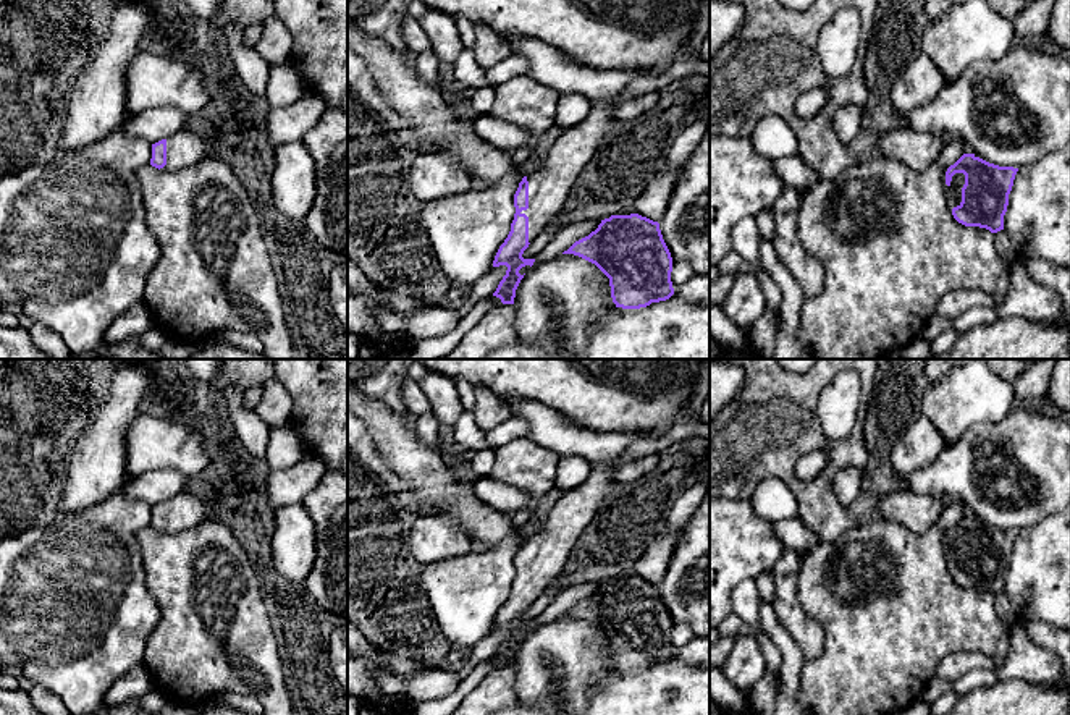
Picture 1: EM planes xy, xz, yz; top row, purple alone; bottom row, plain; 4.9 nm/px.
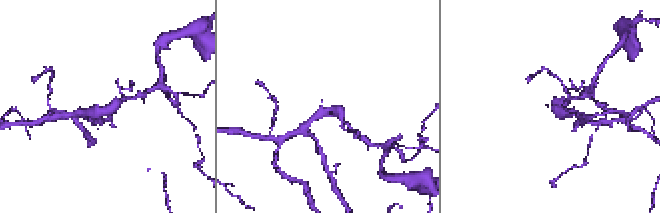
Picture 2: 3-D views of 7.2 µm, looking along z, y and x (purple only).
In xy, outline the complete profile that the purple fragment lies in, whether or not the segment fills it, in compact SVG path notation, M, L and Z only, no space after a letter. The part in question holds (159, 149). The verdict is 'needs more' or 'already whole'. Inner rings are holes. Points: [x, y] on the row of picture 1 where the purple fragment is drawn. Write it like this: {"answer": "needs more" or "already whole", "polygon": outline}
{"answer": "needs more", "polygon": "M187 128L152 144L150 165L162 171L175 171L197 163L207 155L202 139Z"}

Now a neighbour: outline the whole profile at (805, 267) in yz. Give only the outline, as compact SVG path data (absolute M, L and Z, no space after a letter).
M798 209L777 214L774 220L773 246L789 272L798 281L805 298L818 296L824 288L826 272L823 264L807 252L797 235Z

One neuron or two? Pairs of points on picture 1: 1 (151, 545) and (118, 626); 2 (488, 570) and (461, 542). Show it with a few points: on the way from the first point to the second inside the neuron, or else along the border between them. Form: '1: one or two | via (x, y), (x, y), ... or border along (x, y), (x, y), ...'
1: two | border along (143, 528), (138, 547), (144, 586), (157, 602)
2: two | border along (474, 550), (433, 562)

